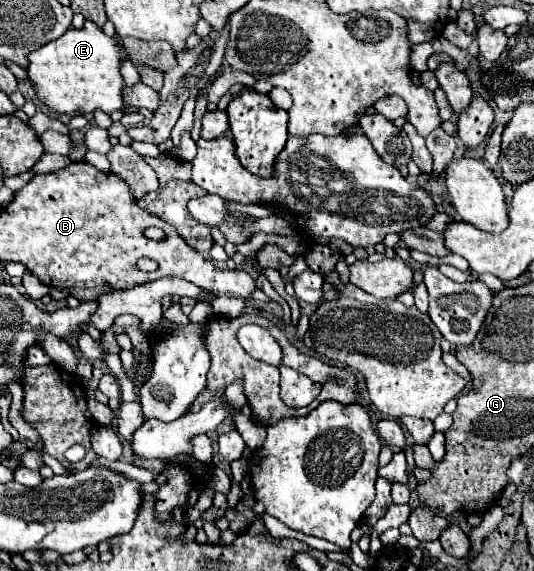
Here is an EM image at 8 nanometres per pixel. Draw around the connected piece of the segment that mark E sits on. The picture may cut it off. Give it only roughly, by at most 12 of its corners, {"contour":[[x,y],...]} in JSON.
{"contour":[[91,20],[29,54],[59,114],[123,108],[115,38]]}

